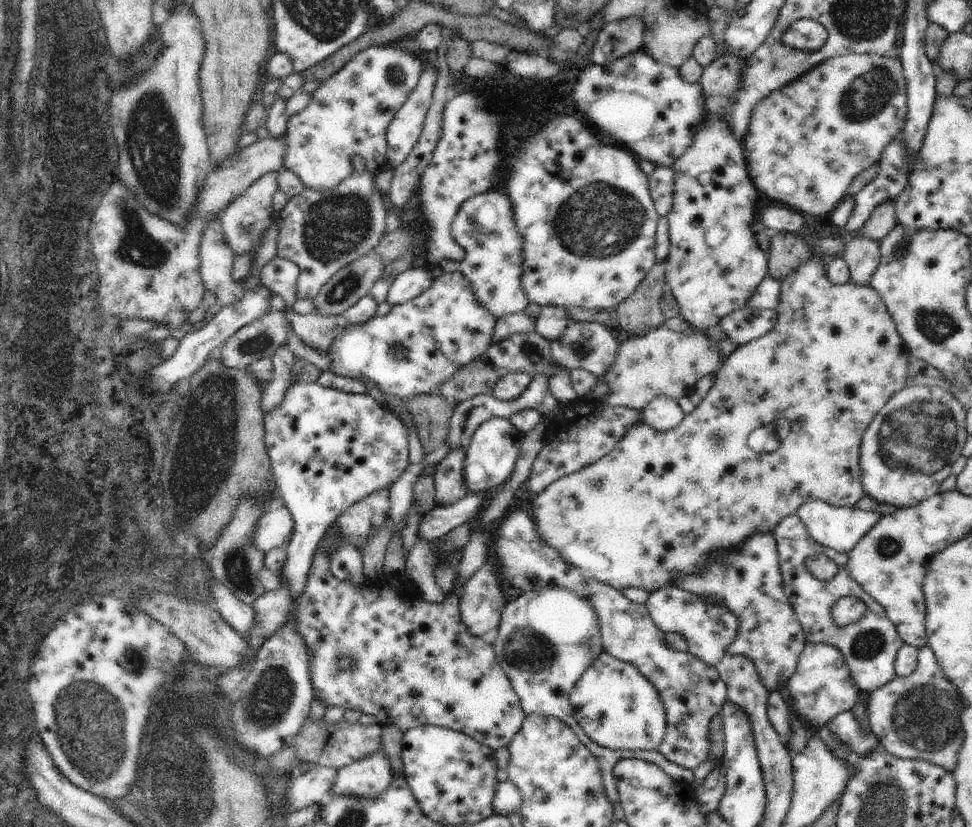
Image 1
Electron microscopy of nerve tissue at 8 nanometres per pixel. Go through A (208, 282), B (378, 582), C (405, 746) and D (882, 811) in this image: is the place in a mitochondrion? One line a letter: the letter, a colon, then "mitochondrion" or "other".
A: other
B: other
C: other
D: mitochondrion

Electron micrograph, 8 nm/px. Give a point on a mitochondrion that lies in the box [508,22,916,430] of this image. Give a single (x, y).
(599, 222)

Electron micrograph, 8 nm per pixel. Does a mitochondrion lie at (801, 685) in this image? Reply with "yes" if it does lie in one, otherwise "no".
no

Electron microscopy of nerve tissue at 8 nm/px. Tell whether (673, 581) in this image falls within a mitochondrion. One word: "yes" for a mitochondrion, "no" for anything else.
no

